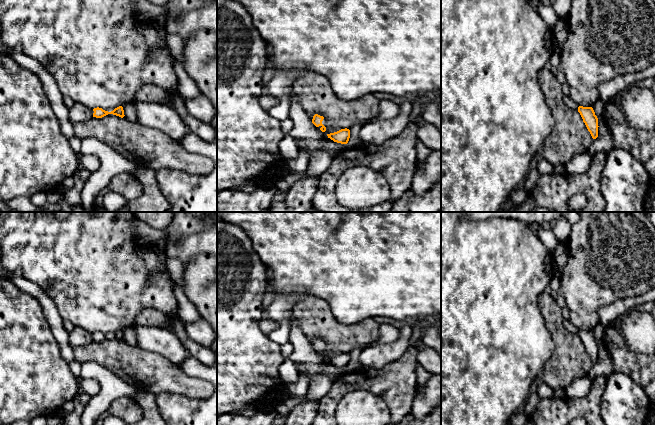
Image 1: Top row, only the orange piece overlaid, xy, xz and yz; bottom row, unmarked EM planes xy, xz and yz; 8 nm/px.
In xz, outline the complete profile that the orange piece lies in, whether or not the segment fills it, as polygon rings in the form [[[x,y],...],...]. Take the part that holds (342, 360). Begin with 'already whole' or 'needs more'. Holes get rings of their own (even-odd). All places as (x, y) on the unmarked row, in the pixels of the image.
already whole | [[[347,352],[341,353],[337,356],[327,358],[327,360],[334,366],[347,368],[350,362],[350,354]]]

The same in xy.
already whole | [[[119,330],[119,331],[115,332],[111,336],[105,335],[102,332],[99,332],[99,331],[94,332],[93,335],[94,335],[93,341],[96,341],[96,342],[102,342],[102,341],[108,339],[108,338],[113,338],[113,339],[119,340],[121,342],[123,342],[125,340],[122,330]]]

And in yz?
already whole | [[[578,331],[578,336],[580,337],[583,346],[585,347],[588,355],[590,356],[593,363],[598,361],[598,342],[592,331]]]

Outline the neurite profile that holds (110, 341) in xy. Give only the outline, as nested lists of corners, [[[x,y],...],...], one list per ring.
[[[108,338],[102,342],[92,341],[86,346],[73,348],[74,357],[81,364],[94,362],[111,371],[131,386],[157,395],[162,392],[172,392],[193,399],[206,399],[214,391],[213,385],[200,378],[188,376],[180,365],[176,365],[165,357],[142,349],[138,344],[132,346],[123,342]]]

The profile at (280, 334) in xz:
[[[217,212],[223,221],[239,226],[251,241],[262,263],[270,272],[272,288],[277,296],[264,312],[279,325],[268,337],[282,345],[289,341],[289,314],[302,296],[315,296],[326,301],[332,314],[342,324],[355,324],[376,316],[406,321],[423,321],[426,317],[441,314],[441,212]]]

